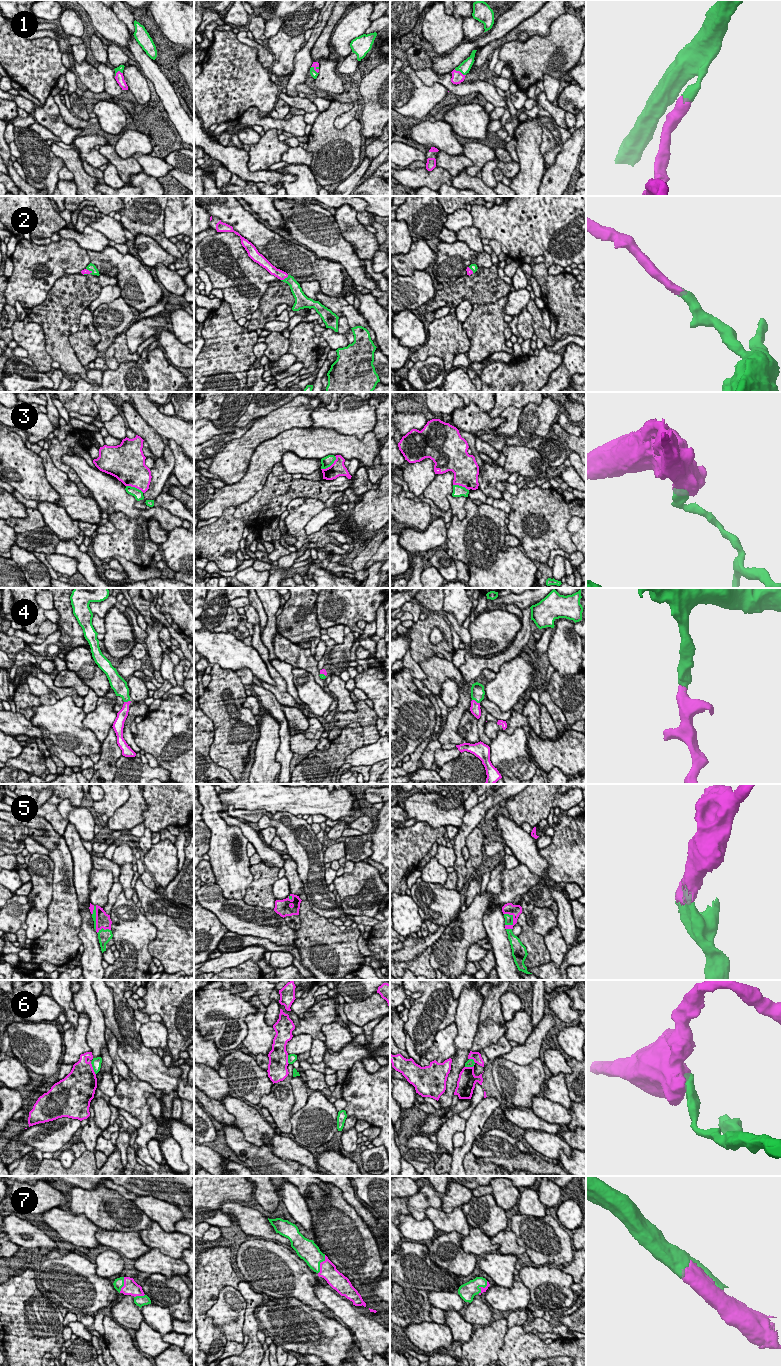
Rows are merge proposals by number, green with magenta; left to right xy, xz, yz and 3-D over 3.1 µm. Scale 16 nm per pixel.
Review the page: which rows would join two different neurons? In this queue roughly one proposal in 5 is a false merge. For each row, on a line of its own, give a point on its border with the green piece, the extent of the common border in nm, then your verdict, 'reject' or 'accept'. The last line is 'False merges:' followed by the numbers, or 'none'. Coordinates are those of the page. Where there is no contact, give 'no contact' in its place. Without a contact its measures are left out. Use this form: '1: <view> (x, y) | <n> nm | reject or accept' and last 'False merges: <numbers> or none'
1: yz (460, 71) | 220 nm | accept
2: xz (285, 278) | 150 nm | accept
3: xz (329, 466) | 320 nm | reject
4: yz (476, 701) | 140 nm | accept
5: xy (95, 918) | 400 nm | accept
6: yz (472, 1066) | 200 nm | reject
7: xz (319, 1264) | 320 nm | accept
False merges: 3, 6

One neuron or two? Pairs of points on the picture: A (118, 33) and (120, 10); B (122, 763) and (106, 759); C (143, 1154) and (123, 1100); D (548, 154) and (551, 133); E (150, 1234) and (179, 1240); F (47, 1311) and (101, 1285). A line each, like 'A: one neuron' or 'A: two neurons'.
A: two neurons
B: two neurons
C: one neuron
D: one neuron
E: one neuron
F: two neurons

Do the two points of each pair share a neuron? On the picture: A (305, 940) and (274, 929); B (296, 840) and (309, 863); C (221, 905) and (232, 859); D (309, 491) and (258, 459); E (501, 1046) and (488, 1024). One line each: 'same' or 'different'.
A: different
B: same
C: different
D: different
E: different

